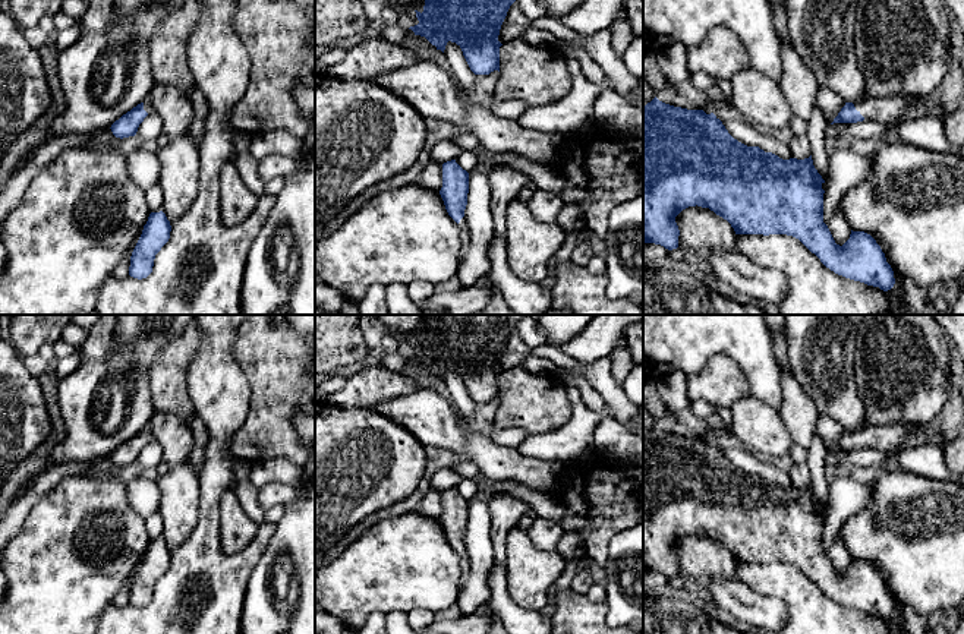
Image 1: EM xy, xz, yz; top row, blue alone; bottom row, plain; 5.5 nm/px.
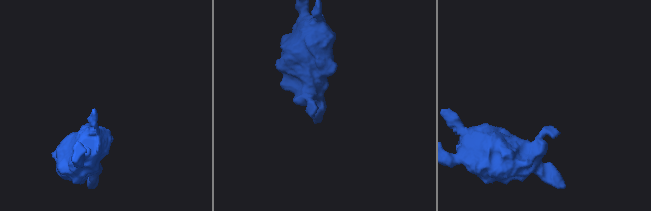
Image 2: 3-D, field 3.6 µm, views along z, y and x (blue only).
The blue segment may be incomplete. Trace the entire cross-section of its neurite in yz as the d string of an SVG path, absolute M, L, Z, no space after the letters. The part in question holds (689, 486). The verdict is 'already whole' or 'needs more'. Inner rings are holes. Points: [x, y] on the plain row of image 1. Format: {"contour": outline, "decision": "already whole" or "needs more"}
{"contour": "M656 425L650 430L643 433L643 570L645 571L661 573L668 578L677 577L680 558L675 551L675 545L683 537L697 533L702 536L709 536L716 543L727 548L734 556L735 562L793 564L798 567L812 581L815 581L820 587L820 590L826 596L829 596L835 602L854 608L854 609L864 611L867 614L879 615L883 619L891 618L895 612L894 599L891 593L886 590L885 581L882 580L880 574L876 571L876 568L870 562L864 559L851 558L850 567L842 574L835 571L828 553L823 551L823 521L825 521L825 518L822 517L823 511L825 508L822 507L822 504L817 501L817 498L813 493L812 483L804 488L797 488L797 486L782 488L772 480L765 480L759 474L747 474L738 470L737 467L734 467L728 461L722 450L713 441L706 442L703 438L687 438L681 435L674 435L674 433L659 429Z", "decision": "already whole"}

